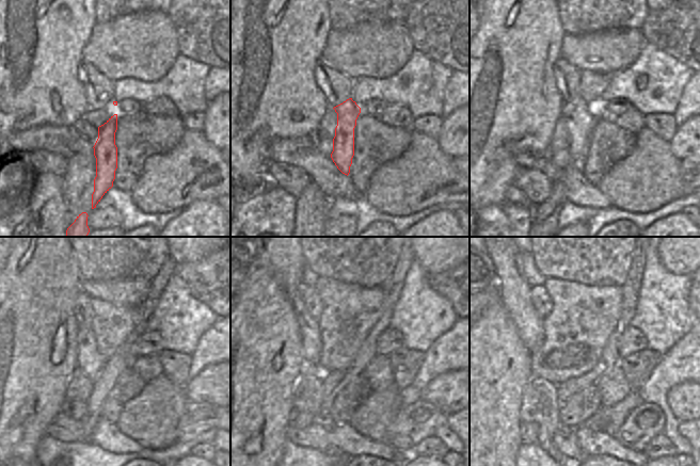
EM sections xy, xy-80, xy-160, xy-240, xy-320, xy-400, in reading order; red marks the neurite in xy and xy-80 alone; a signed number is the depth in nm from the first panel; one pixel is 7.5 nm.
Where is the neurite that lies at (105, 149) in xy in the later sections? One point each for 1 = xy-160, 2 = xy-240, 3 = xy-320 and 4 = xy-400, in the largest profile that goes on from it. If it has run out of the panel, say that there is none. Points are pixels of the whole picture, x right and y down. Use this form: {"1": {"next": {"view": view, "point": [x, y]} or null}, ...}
{"1": {"next": {"view": "xy-160", "point": [579, 116]}}, "2": {"next": {"view": "xy-240", "point": [90, 362]}}, "3": {"next": {"view": "xy-320", "point": [307, 326]}}, "4": {"next": {"view": "xy-400", "point": [514, 292]}}}

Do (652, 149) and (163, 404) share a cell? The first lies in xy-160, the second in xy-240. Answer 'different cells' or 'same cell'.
same cell

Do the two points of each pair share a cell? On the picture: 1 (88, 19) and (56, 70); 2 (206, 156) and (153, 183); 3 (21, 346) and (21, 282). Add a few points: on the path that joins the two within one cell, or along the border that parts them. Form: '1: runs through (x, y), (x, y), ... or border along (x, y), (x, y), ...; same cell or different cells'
1: runs through (75, 32), (56, 51), (56, 58); same cell
2: runs through (193, 155), (165, 182); same cell
3: runs through (21, 330), (21, 298); same cell

